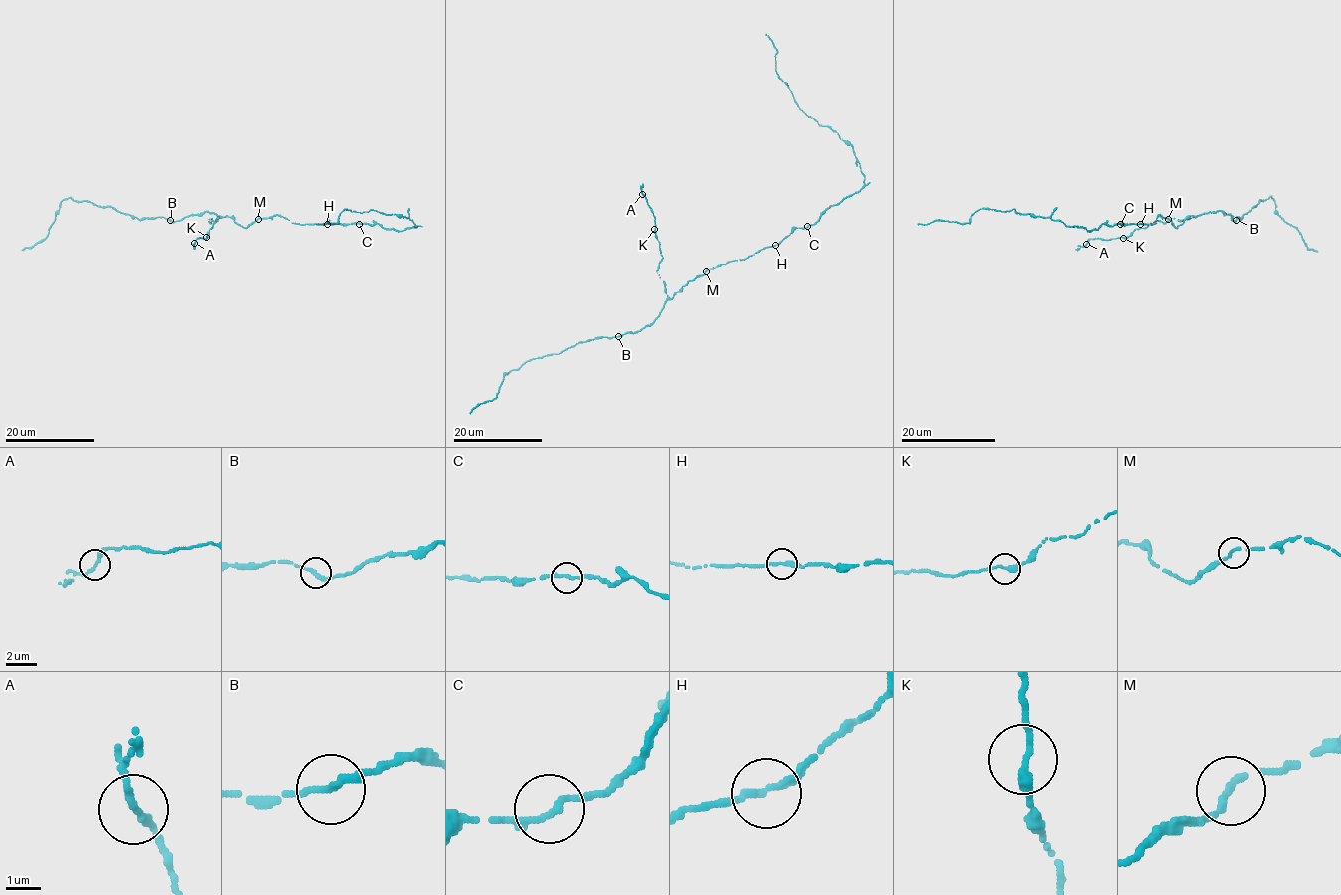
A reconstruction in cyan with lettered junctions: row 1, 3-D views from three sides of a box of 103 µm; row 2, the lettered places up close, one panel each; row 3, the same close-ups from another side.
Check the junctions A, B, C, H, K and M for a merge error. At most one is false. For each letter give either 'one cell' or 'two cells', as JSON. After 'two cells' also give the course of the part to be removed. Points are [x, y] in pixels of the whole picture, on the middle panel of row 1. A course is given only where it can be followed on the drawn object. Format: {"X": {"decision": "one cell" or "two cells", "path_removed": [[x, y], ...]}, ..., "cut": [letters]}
{"A": {"decision": "one cell"}, "B": {"decision": "one cell"}, "C": {"decision": "one cell"}, "H": {"decision": "one cell"}, "K": {"decision": "one cell"}, "M": {"decision": "one cell"}, "cut": []}

